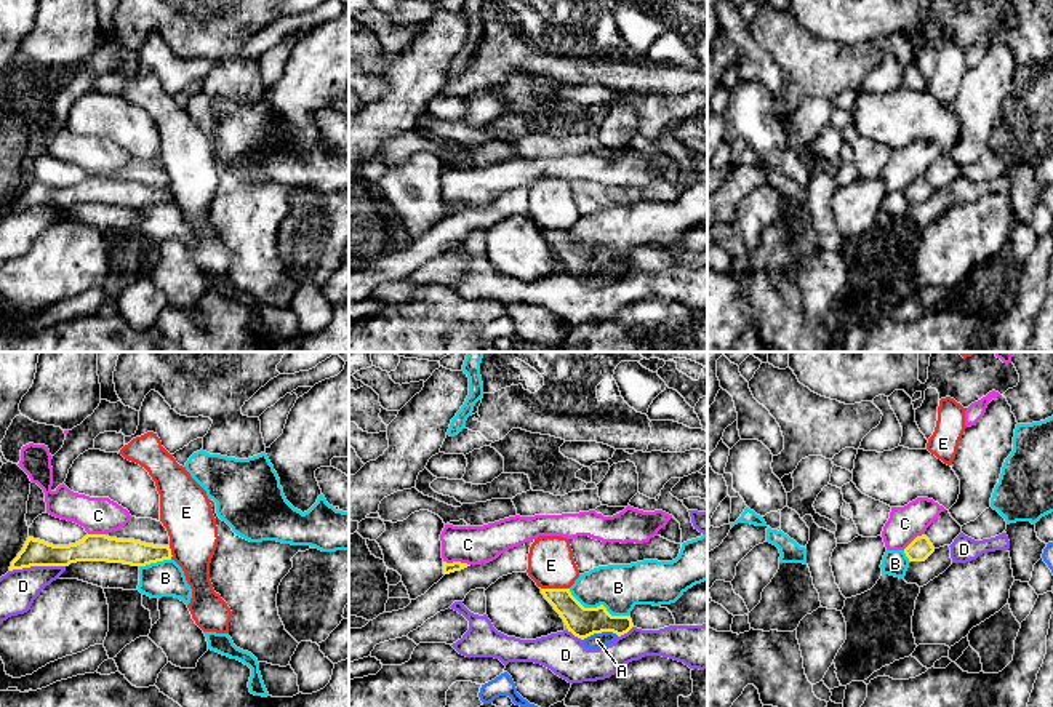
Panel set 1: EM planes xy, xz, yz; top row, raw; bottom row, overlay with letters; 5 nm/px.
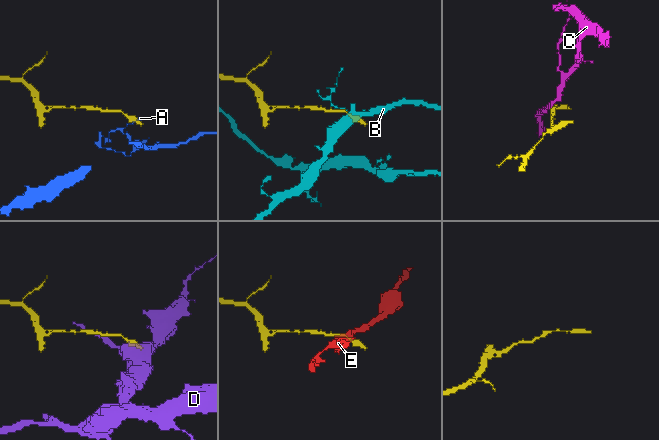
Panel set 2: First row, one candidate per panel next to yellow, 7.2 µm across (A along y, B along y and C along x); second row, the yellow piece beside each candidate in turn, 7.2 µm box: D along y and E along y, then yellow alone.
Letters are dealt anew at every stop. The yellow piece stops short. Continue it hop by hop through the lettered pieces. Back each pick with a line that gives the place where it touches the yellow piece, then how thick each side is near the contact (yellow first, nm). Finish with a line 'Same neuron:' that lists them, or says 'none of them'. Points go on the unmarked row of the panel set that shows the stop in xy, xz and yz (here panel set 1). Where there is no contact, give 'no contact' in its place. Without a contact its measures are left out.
Same neuron: none of them

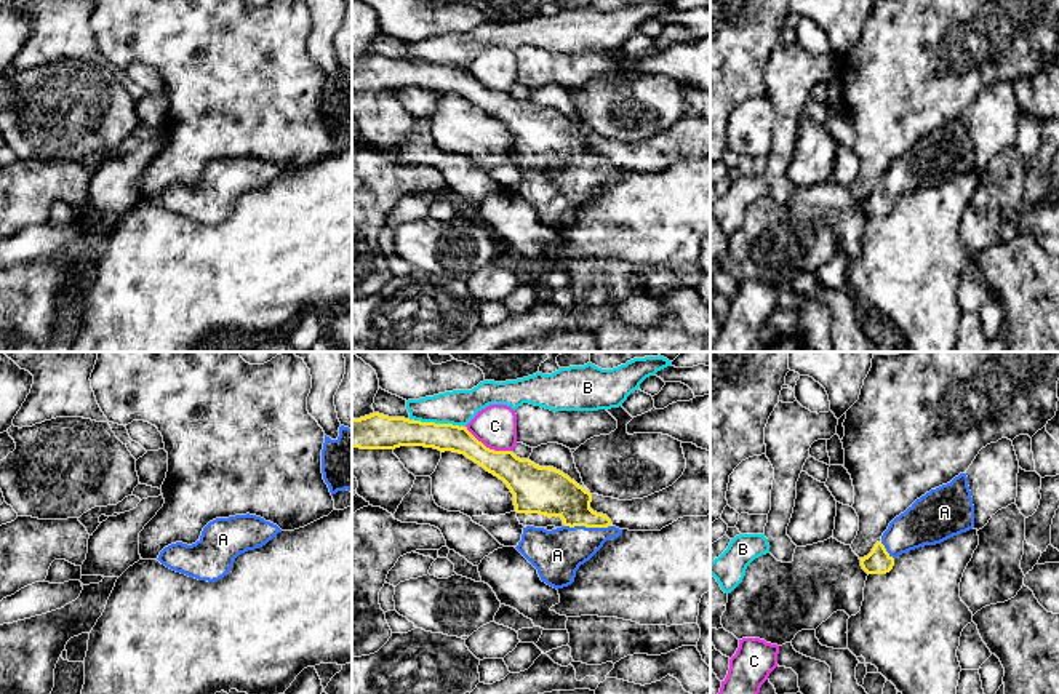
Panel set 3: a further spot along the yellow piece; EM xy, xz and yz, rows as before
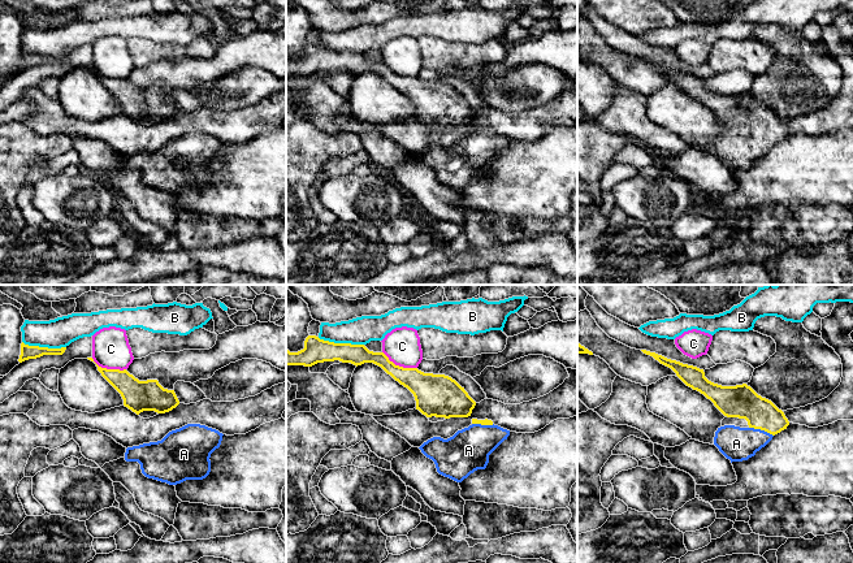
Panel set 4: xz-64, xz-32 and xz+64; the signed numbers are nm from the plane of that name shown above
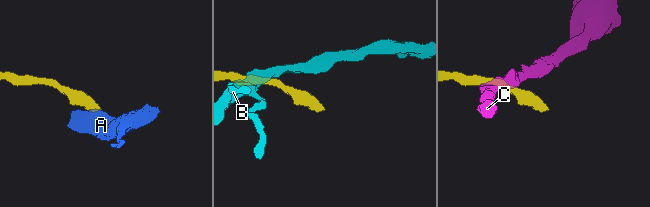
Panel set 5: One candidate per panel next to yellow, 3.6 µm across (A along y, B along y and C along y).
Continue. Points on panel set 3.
A: contact xz (589, 168); calibres 240 and 240 nm
Same neuron: A

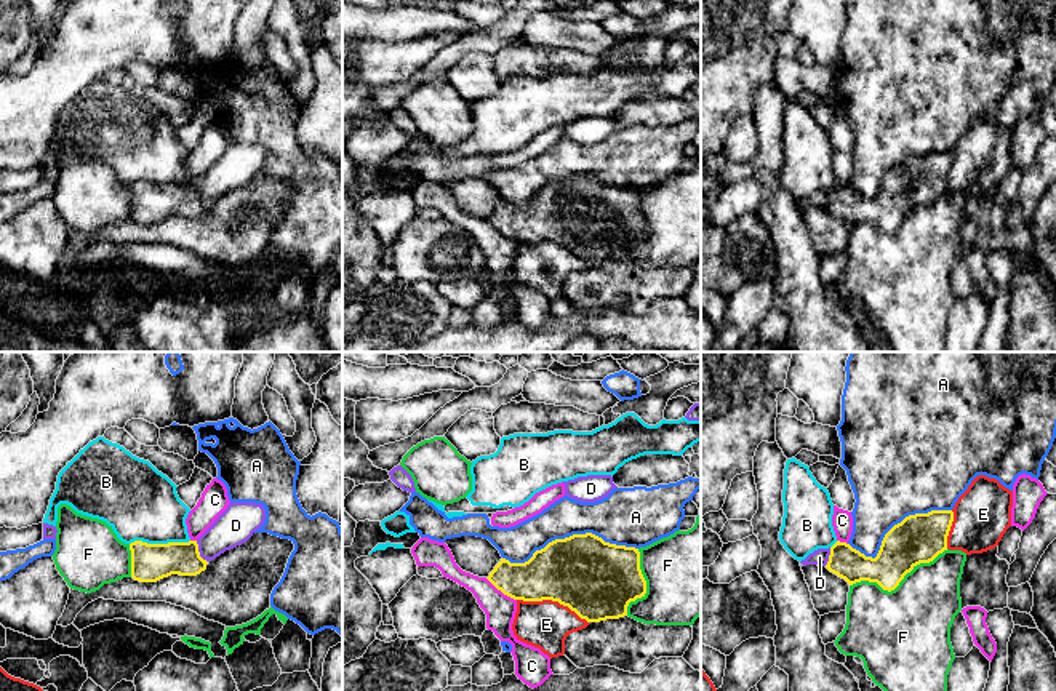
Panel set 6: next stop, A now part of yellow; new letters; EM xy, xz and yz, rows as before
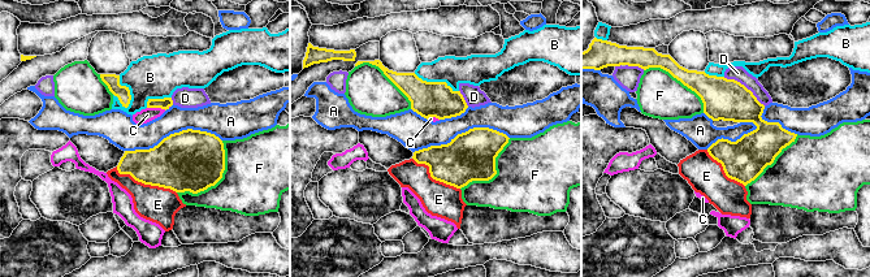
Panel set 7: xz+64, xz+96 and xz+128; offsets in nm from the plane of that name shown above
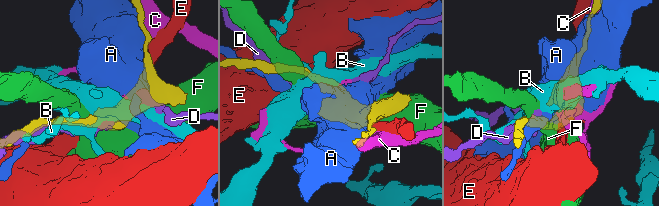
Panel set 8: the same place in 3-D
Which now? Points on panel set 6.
Same neuron: none of them

